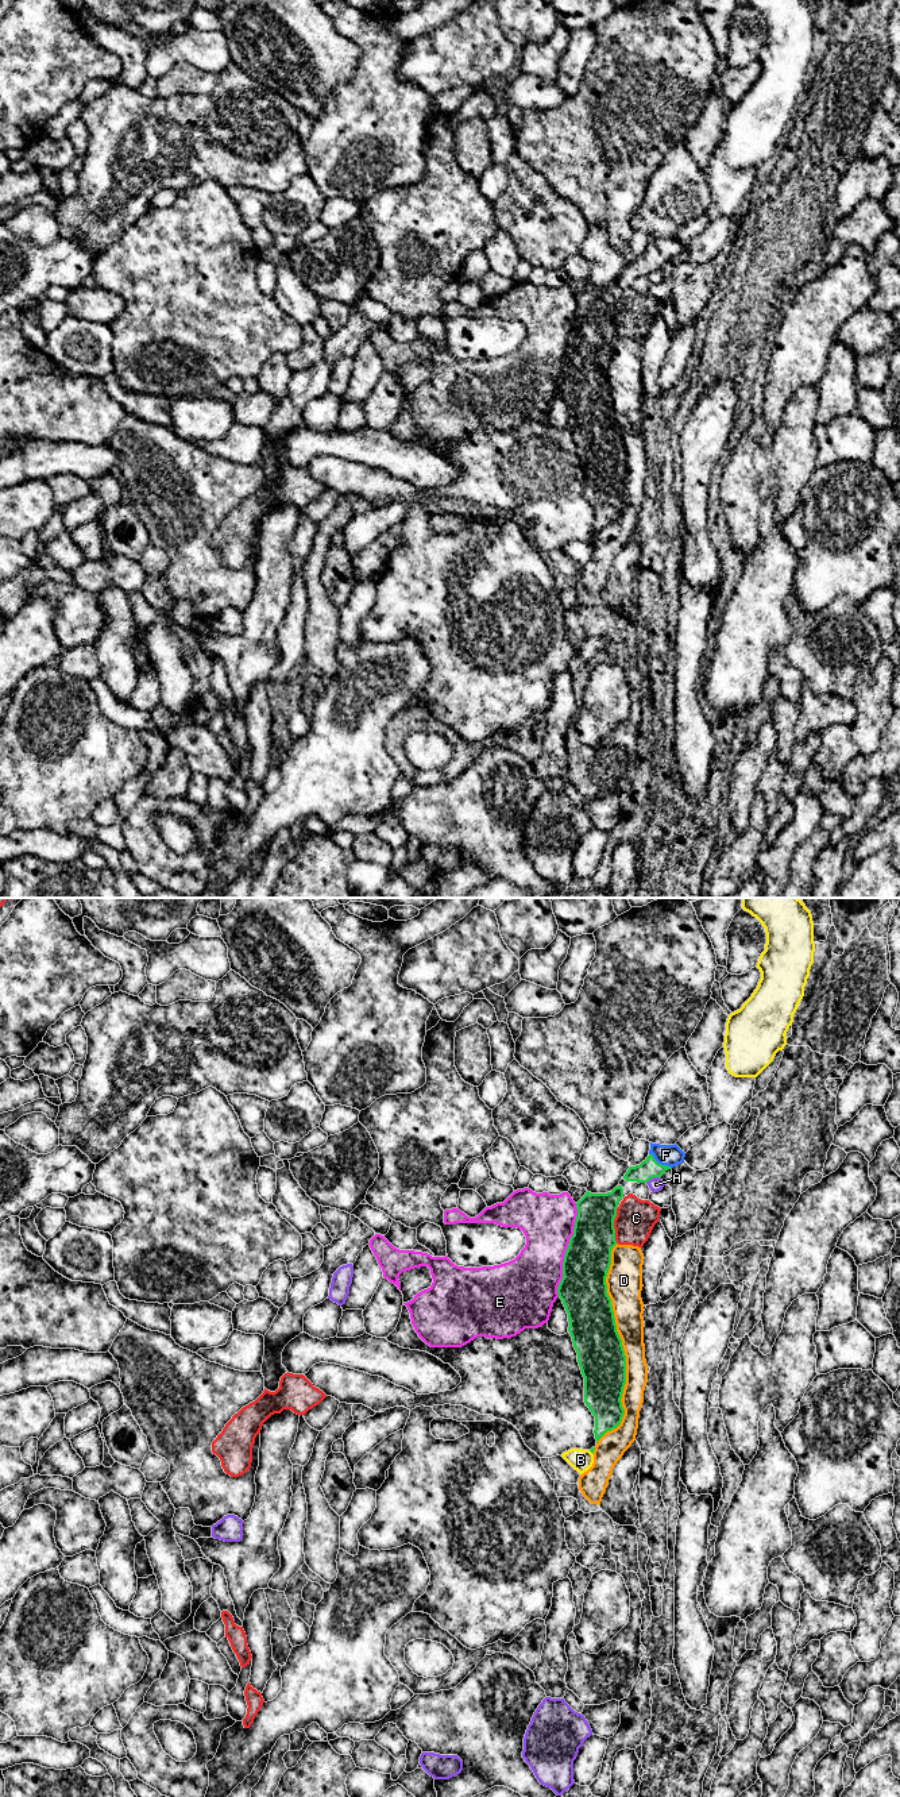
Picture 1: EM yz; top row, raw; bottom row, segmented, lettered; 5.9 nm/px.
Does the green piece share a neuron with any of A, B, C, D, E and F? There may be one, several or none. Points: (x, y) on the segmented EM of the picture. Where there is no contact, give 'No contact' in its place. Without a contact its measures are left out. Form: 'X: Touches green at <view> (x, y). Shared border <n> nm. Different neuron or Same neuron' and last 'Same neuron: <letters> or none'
A: Touches green at yz (653, 1176). Shared border 100 nm. Different neuron
B: Touches green at yz (591, 1452). Shared border 40 nm. Different neuron
C: Touches green at yz (613, 1225). Shared border 220 nm. Different neuron
D: Touches green at yz (622, 1346). Shared border 1200 nm. Different neuron
E: Touches green at yz (567, 1250). Shared border 550 nm. Different neuron
F: Touches green at yz (660, 1164). Shared border 160 nm. Same neuron
Same neuron: F

